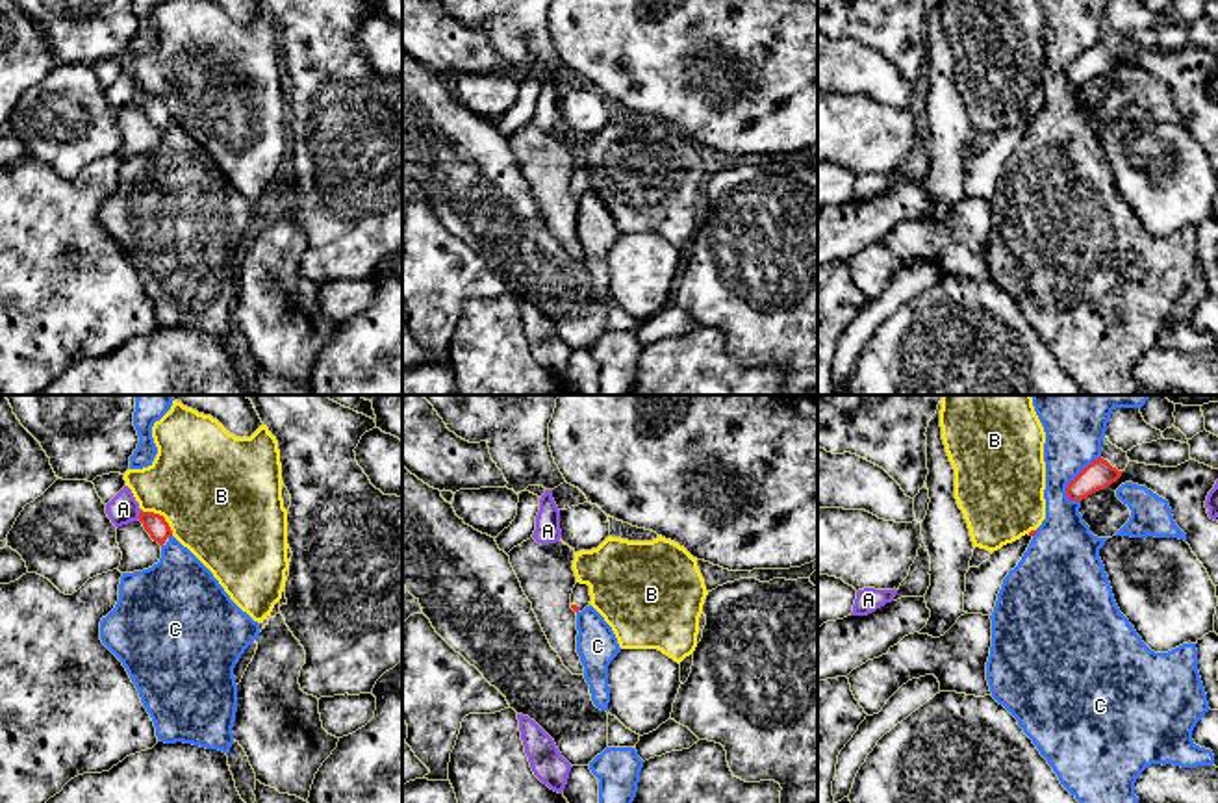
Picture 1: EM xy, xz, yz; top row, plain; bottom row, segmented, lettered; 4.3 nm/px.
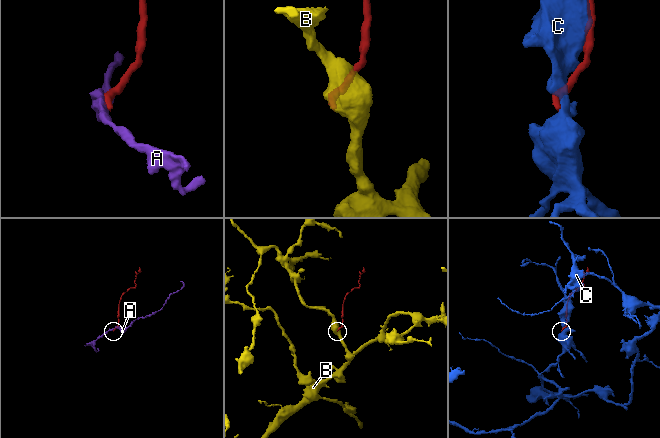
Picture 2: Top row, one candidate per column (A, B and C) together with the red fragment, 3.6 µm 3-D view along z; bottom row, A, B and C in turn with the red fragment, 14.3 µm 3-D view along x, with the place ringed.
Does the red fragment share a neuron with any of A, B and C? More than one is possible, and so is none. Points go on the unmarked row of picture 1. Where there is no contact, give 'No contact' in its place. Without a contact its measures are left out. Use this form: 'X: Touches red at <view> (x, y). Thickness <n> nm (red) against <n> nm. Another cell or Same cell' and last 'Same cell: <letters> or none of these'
A: Touches red at xy (139, 99). Thickness 90 nm (red) against 140 nm. Another cell
B: Touches red at xy (162, 101). Thickness 90 nm (red) against 480 nm. Another cell
C: Touches red at yz (1076, 62). Thickness 120 nm (red) against 240 nm. Another cell
Same cell: none of these

